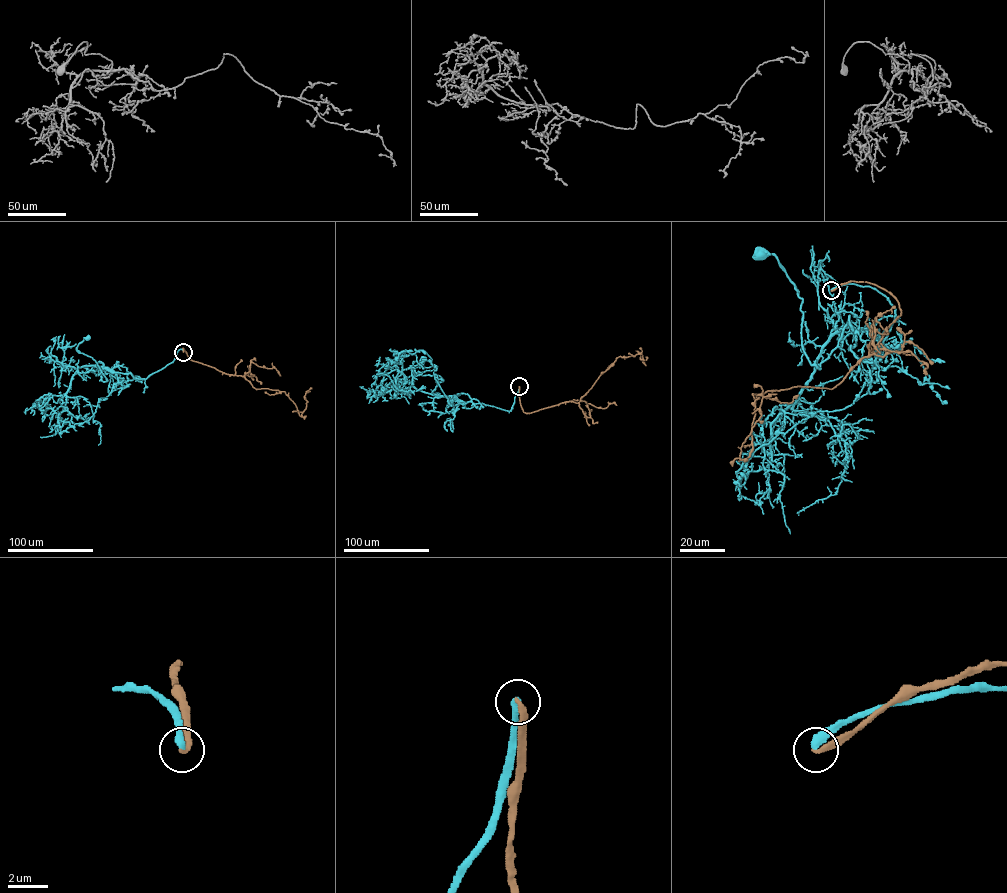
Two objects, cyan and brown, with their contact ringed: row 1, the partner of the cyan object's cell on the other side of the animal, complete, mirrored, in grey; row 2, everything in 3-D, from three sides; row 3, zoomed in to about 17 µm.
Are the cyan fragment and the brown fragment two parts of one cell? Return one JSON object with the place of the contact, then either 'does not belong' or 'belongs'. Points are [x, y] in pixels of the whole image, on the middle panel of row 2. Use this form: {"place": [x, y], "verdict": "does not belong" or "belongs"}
{"place": [519, 386], "verdict": "belongs"}

